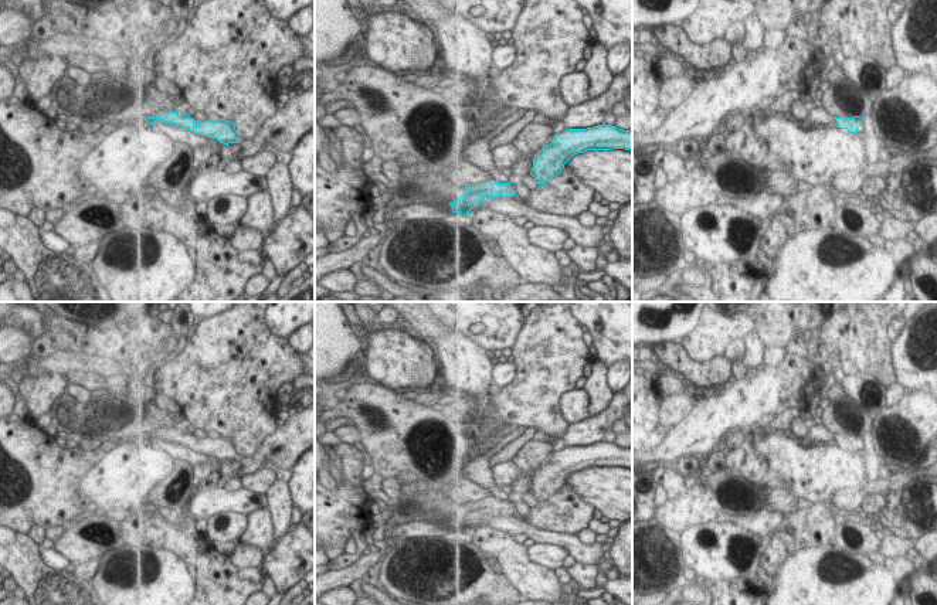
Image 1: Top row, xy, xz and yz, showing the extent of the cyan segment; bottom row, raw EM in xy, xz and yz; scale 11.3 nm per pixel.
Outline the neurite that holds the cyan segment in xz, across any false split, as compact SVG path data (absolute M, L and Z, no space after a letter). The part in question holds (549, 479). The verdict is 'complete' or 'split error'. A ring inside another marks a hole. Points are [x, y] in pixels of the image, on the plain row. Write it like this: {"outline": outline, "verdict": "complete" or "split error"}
{"outline": "M605 441L587 446L566 446L554 452L551 460L534 472L530 492L534 494L534 502L546 502L561 490L571 473L588 468L611 466L632 469L632 448Z", "verdict": "complete"}

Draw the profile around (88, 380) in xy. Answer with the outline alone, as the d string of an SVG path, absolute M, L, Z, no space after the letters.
M69 370L64 373L62 377L67 384L77 384L86 388L88 391L101 388L103 383L103 378L99 374L91 371L82 373L77 370Z

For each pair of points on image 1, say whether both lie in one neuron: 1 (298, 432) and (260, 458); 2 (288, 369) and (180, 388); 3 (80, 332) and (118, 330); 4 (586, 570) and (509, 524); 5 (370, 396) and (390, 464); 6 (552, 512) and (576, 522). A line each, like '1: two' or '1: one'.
1: one
2: one
3: one
4: two
5: one
6: one

